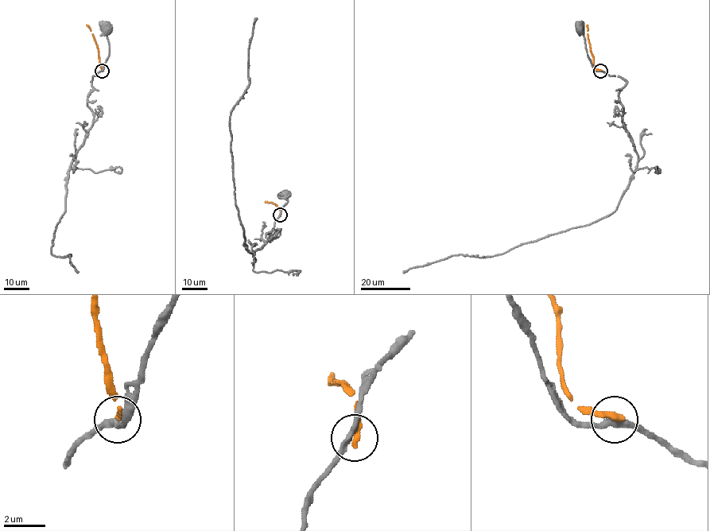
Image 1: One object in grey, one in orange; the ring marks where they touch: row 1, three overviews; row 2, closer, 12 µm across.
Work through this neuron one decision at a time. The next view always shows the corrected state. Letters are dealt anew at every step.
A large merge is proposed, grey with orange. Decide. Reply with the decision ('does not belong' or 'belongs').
does not belong

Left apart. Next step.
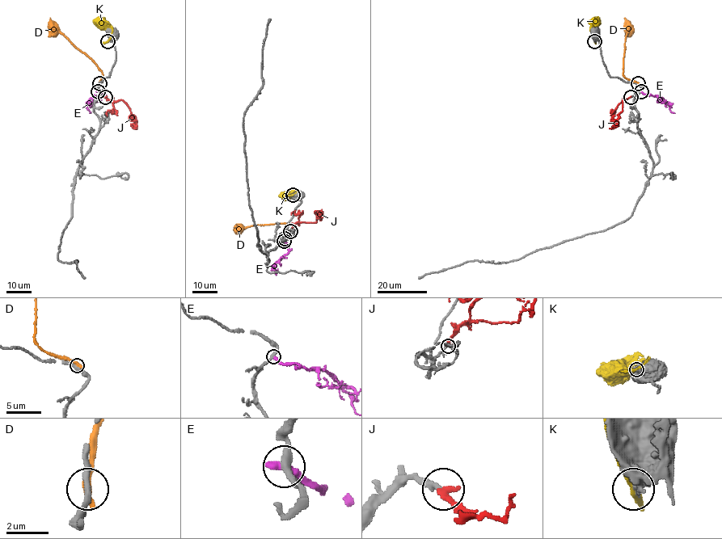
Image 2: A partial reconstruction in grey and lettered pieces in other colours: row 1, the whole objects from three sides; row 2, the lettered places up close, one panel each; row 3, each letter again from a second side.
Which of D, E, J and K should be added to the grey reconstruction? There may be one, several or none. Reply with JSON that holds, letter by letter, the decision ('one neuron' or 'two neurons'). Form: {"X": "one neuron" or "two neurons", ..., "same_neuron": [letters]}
{"D": "two neurons", "E": "two neurons", "J": "one neuron", "K": "two neurons", "same_neuron": ["J"]}

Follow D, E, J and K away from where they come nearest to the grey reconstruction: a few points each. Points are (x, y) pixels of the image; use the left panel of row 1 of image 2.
D: (99, 84), (103, 73), (60, 31), (50, 18)
E: (98, 91), (103, 94), (94, 96), (87, 102), (86, 105), (90, 113)
J: (105, 97), (116, 101), (122, 100), (127, 105), (135, 119), (136, 128)
K: (107, 41), (111, 29), (107, 26), (100, 26), (93, 19)

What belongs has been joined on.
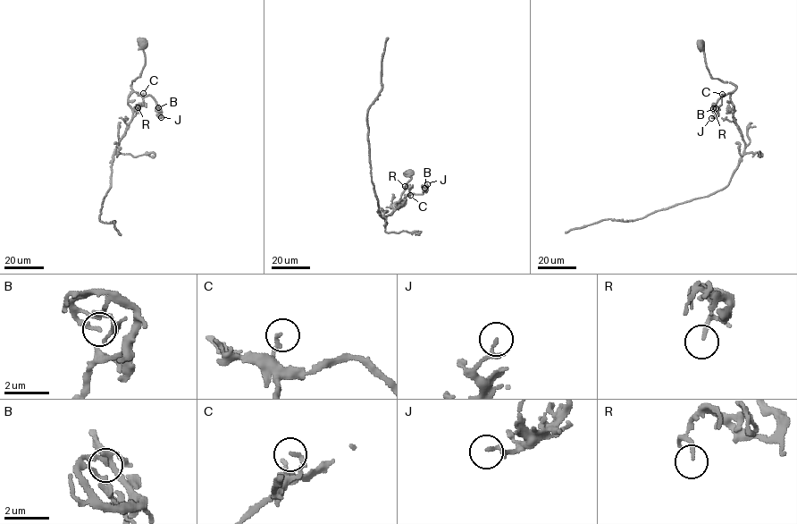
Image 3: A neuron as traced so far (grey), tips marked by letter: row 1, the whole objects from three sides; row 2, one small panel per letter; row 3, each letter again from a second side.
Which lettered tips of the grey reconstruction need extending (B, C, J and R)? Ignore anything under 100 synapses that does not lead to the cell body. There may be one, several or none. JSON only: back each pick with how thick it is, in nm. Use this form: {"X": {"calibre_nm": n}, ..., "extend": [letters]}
{"extend": []}

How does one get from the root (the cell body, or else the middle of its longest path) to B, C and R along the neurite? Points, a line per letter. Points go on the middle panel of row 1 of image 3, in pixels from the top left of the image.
B: (410, 173), (411, 179), (401, 194), (398, 208), (406, 195), (422, 194), (426, 190), (424, 188)
C: (410, 173), (411, 179), (401, 194), (398, 208), (404, 198), (410, 195)
R: (410, 173), (411, 179), (401, 194), (398, 208), (412, 187), (405, 186)

